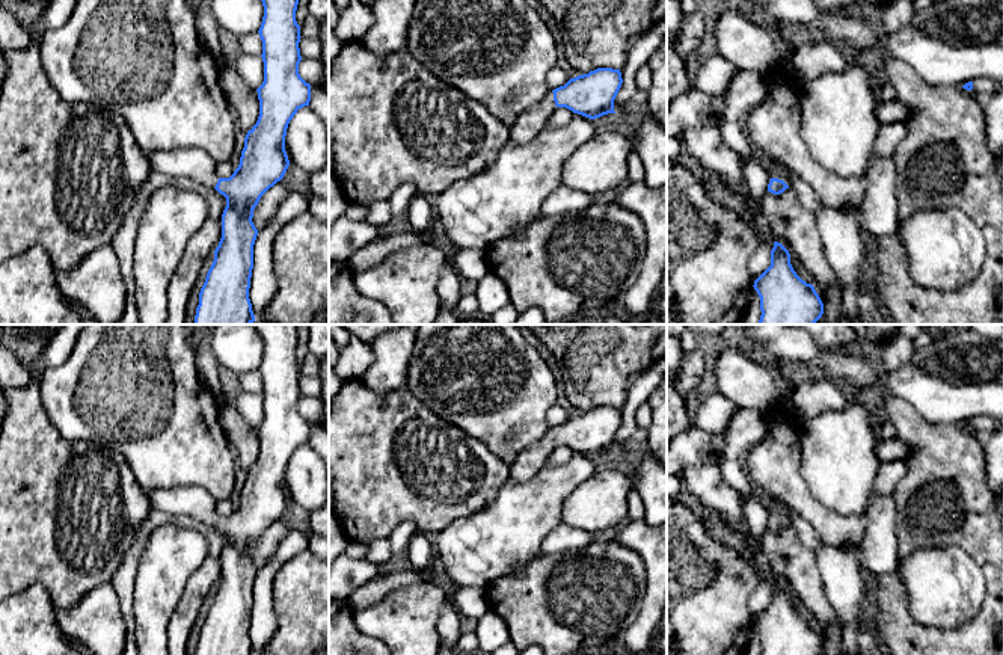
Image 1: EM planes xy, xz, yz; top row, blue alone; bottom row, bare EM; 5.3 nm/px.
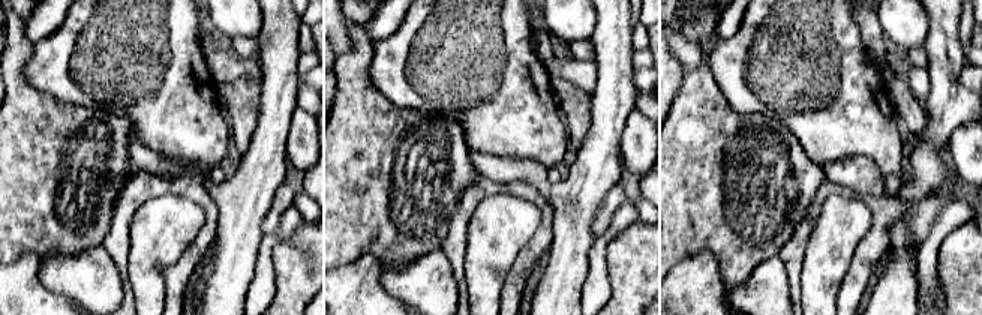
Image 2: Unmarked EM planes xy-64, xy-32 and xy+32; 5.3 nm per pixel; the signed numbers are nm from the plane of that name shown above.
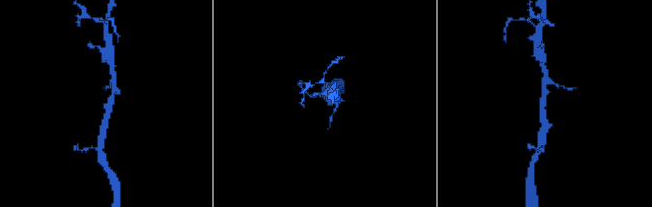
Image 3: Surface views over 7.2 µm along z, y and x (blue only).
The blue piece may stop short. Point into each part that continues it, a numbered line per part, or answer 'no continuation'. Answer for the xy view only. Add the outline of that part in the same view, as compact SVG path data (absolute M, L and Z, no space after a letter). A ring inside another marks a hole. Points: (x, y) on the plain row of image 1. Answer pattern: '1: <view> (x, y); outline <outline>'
1: xy (193, 501); outline M158 487L145 489L154 509L172 516L192 516L205 525L214 527L219 515L216 500L202 487Z

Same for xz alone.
1: xz (530, 461); outline M551 429L535 444L516 454L514 462L510 465L510 478L514 483L523 483L532 478L546 465L555 447L554 430Z

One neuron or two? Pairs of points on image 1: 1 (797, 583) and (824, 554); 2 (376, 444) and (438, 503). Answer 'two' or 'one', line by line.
1: two
2: one

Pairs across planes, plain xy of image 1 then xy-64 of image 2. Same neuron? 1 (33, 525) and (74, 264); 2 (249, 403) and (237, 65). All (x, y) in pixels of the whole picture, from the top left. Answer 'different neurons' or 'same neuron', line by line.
1: different neurons
2: same neuron

